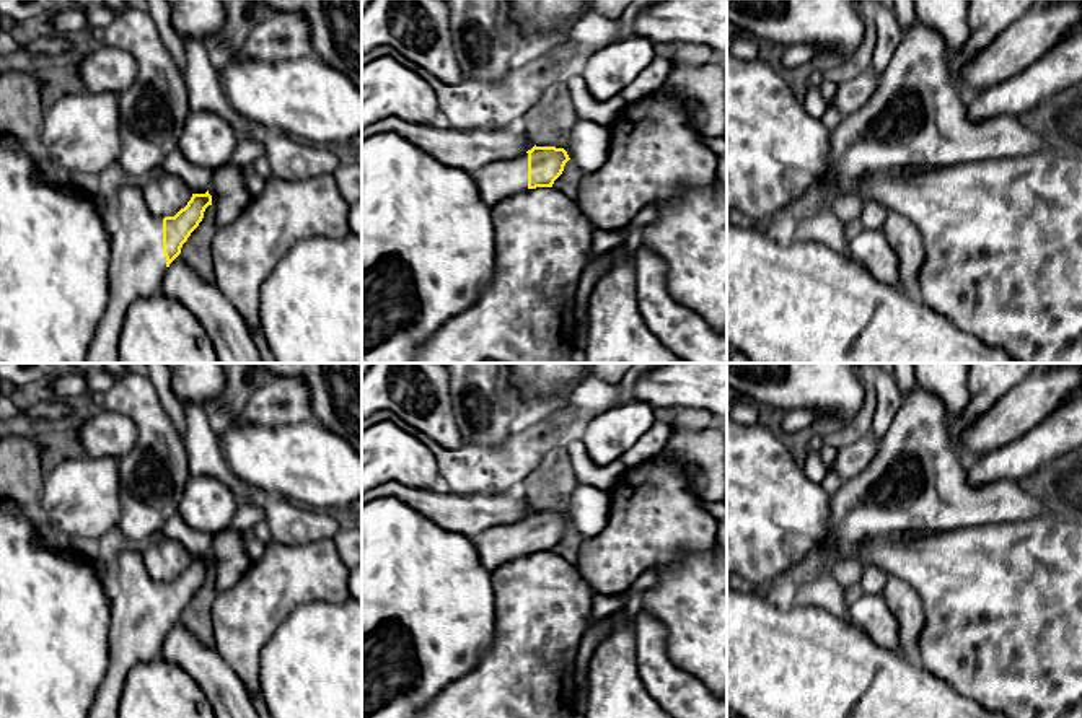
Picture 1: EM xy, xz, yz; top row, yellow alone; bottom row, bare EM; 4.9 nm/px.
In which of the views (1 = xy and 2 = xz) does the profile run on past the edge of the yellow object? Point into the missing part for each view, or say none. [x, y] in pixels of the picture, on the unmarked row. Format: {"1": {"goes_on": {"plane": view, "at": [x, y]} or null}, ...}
{"1": {"goes_on": {"plane": "xy", "at": [137, 629]}}, "2": {"goes_on": {"plane": "xz", "at": [496, 546]}}}

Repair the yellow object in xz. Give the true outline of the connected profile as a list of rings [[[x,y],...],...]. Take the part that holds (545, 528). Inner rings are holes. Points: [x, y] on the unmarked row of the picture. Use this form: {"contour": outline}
{"contour": [[[534,510],[517,523],[489,528],[473,541],[482,567],[492,571],[528,554],[552,552],[569,524],[564,513]]]}

